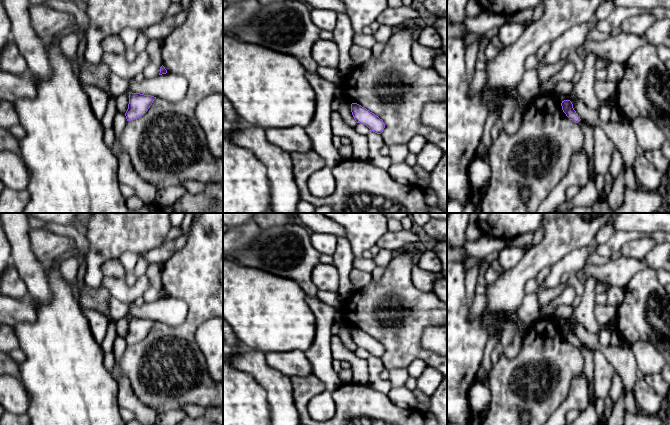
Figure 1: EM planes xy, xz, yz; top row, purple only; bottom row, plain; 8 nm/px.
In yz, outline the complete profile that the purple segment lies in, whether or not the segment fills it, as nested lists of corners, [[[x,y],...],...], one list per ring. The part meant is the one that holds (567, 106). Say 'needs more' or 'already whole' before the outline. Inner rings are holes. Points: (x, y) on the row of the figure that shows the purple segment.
needs more; [[[570,100],[562,101],[561,106],[566,116],[573,122],[577,123],[583,131],[586,154],[588,158],[592,157],[594,155],[594,127],[580,119]]]

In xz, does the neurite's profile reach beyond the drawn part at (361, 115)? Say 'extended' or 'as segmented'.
as segmented

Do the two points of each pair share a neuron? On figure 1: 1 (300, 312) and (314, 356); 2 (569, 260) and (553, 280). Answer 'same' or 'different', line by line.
1: different
2: same

